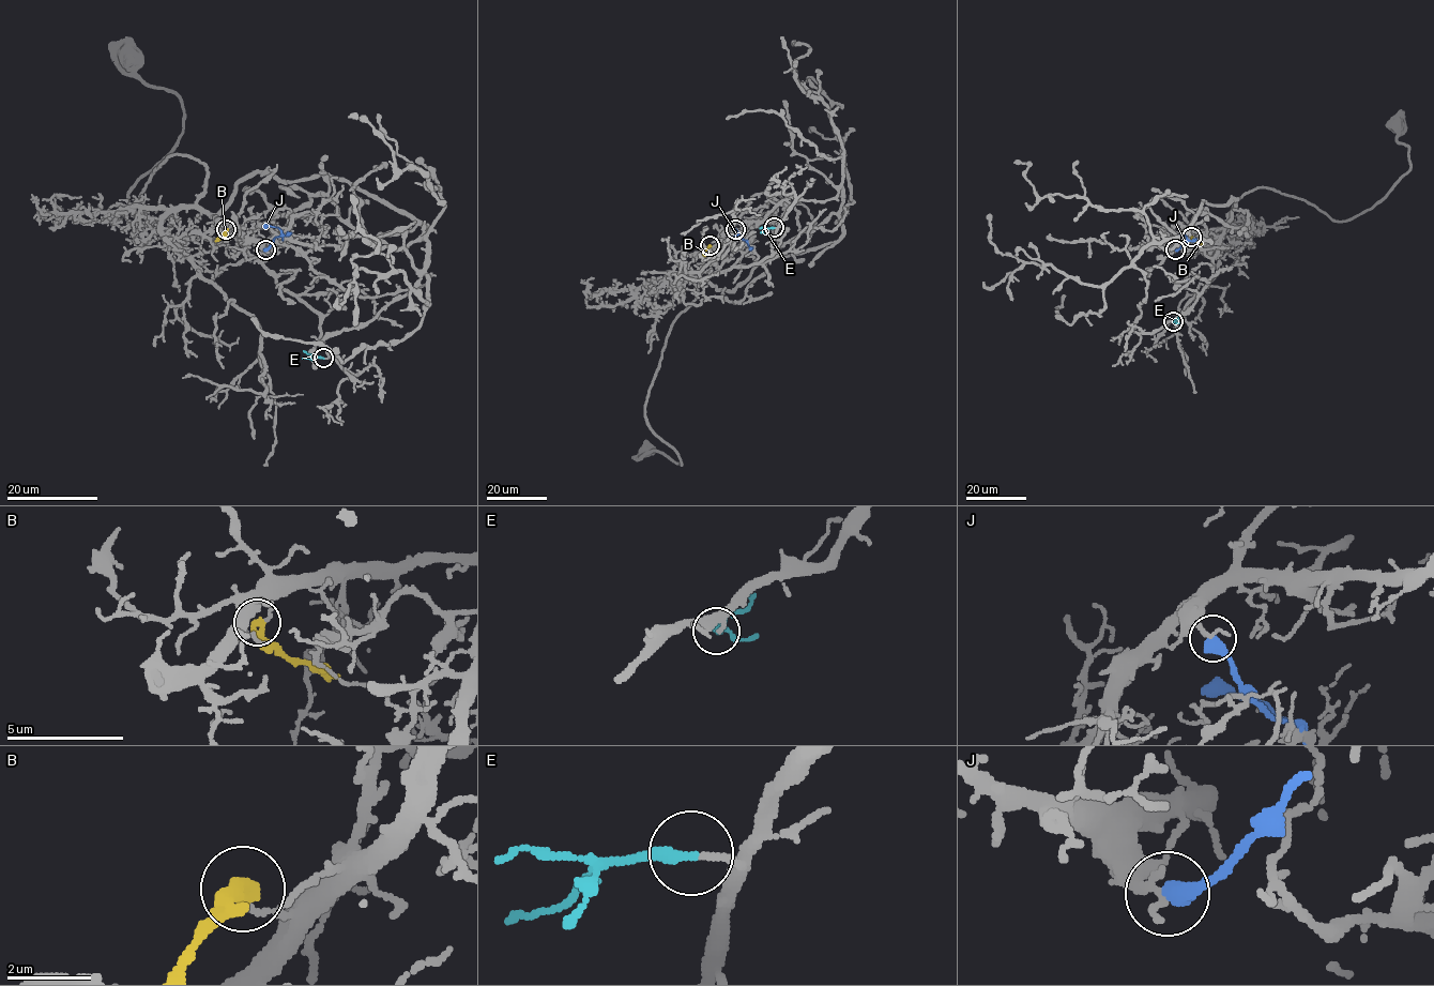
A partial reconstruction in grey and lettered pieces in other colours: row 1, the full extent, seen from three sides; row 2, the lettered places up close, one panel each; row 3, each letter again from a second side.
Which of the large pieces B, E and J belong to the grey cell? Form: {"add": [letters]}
{"add": ["E"]}

